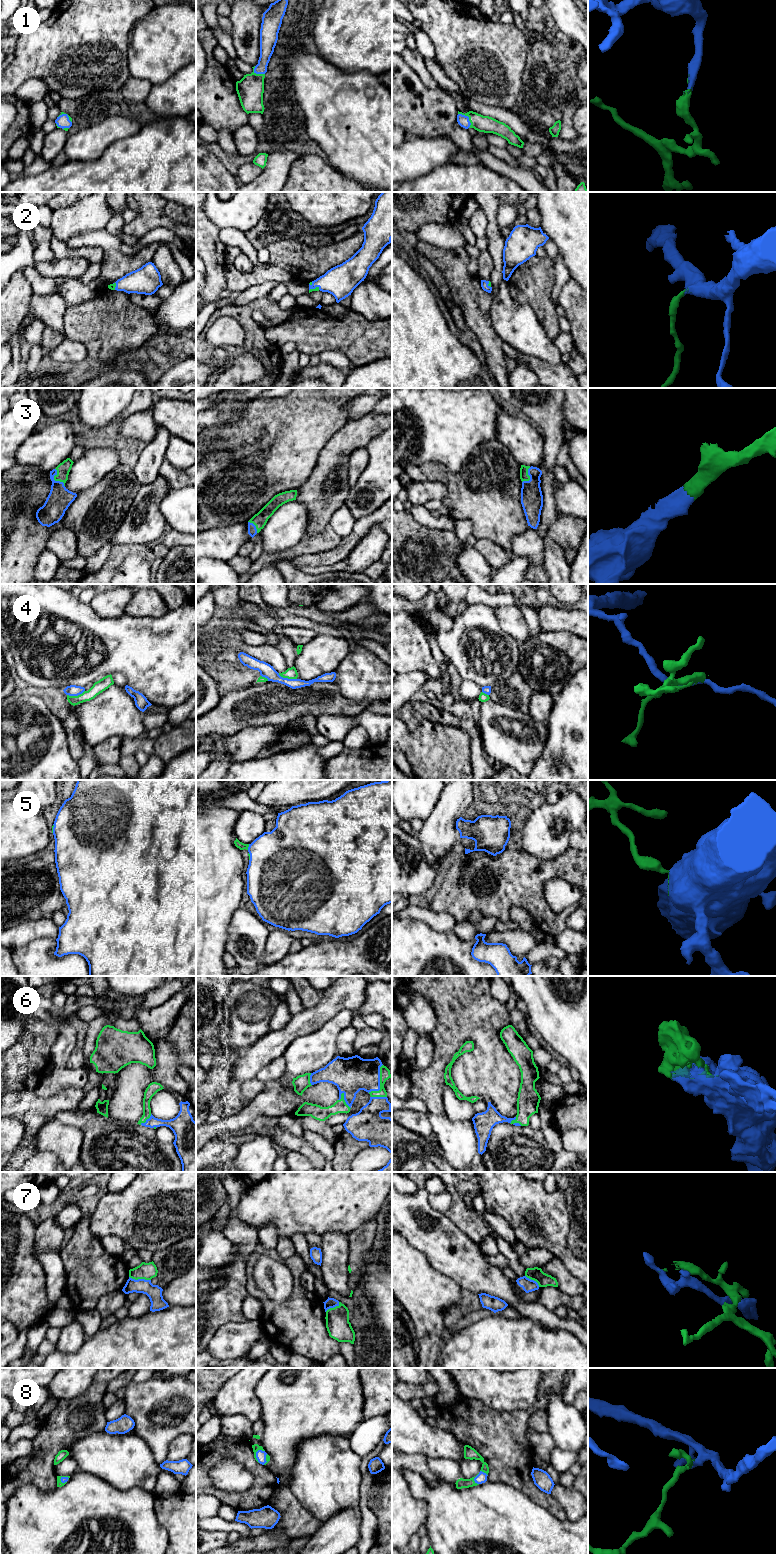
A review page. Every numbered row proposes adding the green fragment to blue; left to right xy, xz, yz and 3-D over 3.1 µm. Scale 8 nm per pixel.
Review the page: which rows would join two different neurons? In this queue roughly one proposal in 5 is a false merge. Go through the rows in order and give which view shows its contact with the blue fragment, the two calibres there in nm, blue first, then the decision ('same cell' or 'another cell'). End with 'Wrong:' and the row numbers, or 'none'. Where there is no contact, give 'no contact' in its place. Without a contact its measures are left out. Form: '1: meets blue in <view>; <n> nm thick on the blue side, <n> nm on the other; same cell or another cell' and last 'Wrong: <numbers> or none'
1: meets blue in yz; 90 nm thick on the blue side, 140 nm on the other; same cell
2: meets blue in xz; 260 nm thick on the blue side, 30 nm on the other; same cell
3: meets blue in xy; 190 nm thick on the blue side, 110 nm on the other; same cell
4: meets blue in xz; 110 nm thick on the blue side, 100 nm on the other; another cell
5: meets blue in xz; 440 nm thick on the blue side, 60 nm on the other; same cell
6: meets blue in xz; 280 nm thick on the blue side, 120 nm on the other; same cell
7: meets blue in xy; 120 nm thick on the blue side, 140 nm on the other; another cell
8: meets blue in xz; 80 nm thick on the blue side, 60 nm on the other; same cell
Wrong: 4, 7

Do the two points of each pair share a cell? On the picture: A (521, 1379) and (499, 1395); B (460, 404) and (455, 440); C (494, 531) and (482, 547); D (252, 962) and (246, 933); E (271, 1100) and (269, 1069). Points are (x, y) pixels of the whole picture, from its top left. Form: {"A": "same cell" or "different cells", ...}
{"A": "same cell", "B": "same cell", "C": "different cells", "D": "same cell", "E": "different cells"}

